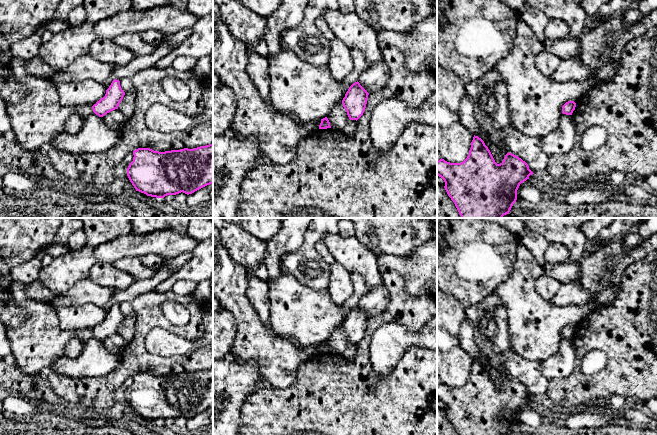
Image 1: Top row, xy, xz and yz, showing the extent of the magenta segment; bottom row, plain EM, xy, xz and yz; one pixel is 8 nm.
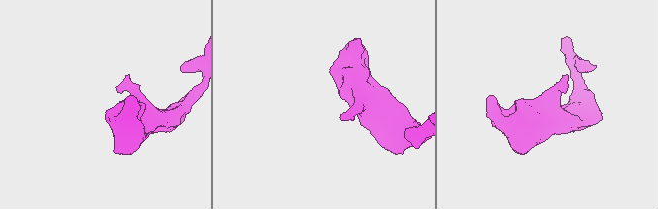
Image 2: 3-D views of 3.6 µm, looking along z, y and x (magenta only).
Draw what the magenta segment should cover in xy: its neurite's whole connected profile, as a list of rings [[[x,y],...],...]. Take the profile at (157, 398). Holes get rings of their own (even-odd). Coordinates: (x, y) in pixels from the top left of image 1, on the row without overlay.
[[[213,367],[193,373],[180,373],[165,376],[150,372],[133,375],[133,385],[127,392],[127,400],[136,413],[147,420],[164,422],[181,416],[189,419],[213,408]]]

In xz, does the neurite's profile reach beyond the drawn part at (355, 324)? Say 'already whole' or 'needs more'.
already whole

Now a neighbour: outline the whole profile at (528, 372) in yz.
[[[513,348],[501,352],[502,366],[509,377],[525,385],[536,399],[545,398],[549,380],[540,369],[540,361],[531,361],[518,355]]]

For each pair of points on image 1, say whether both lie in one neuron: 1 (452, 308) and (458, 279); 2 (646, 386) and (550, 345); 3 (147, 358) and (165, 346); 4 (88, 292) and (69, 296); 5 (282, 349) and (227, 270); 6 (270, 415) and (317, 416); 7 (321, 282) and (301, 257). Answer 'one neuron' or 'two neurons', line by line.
1: two neurons
2: two neurons
3: two neurons
4: one neuron
5: one neuron
6: one neuron
7: one neuron

